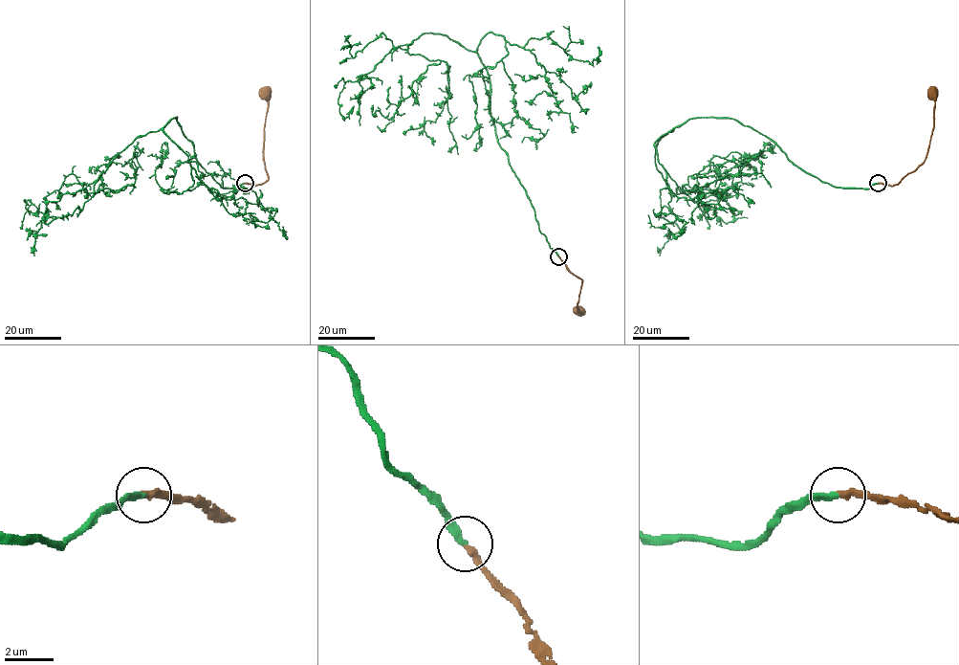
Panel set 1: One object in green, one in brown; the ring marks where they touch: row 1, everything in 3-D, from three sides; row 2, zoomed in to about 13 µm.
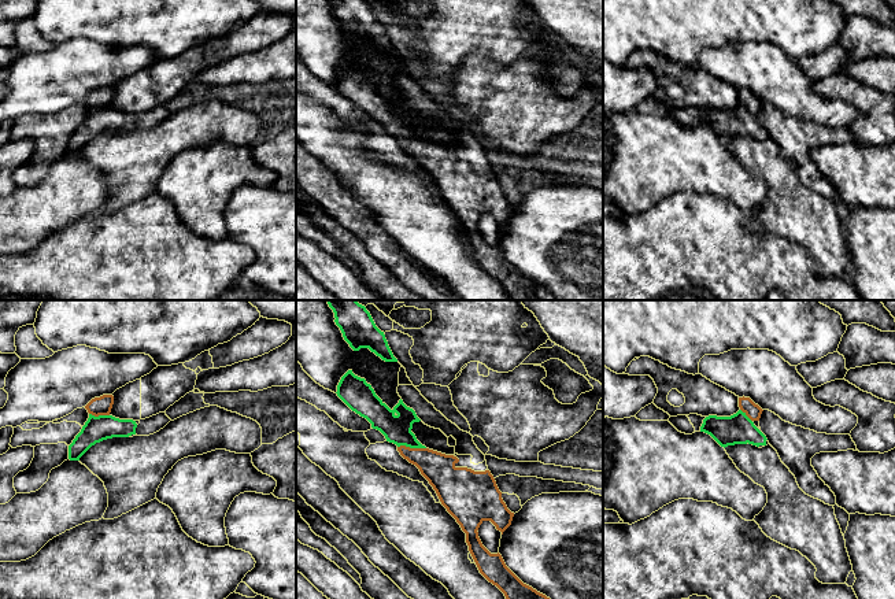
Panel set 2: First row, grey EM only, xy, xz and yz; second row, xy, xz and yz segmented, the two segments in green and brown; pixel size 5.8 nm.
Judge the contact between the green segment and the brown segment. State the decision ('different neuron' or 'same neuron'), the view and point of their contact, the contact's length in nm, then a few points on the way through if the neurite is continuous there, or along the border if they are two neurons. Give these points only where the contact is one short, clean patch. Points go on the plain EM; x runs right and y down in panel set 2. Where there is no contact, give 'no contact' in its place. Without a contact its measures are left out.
same neuron | xz (411, 140) | 170 nm | across xz (396, 122), (411, 140), (439, 162)

